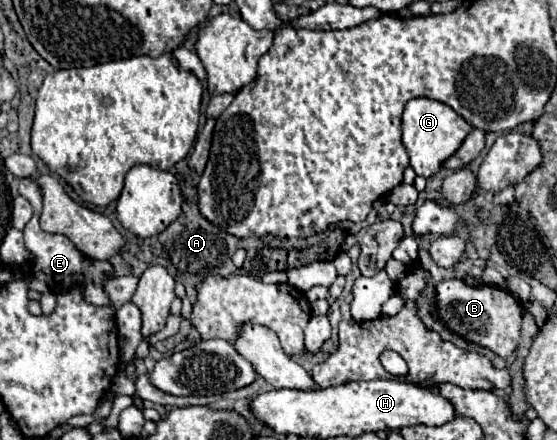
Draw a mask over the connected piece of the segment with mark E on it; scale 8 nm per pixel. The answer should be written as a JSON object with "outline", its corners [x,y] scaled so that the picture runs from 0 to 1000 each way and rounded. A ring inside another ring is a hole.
{"outline":[[[39,405],[36,409],[36,441],[57,464],[57,500],[47,509],[43,518],[43,550],[47,550],[47,564],[61,577],[61,591],[50,595],[54,605],[54,618],[61,627],[72,627],[75,636],[83,636],[97,659],[108,659],[115,650],[126,650],[133,636],[140,636],[144,645],[151,645],[151,673],[154,673],[154,686],[162,691],[172,691],[172,695],[190,695],[197,691],[197,682],[190,677],[190,668],[183,664],[183,645],[201,627],[201,605],[194,595],[183,595],[183,591],[165,591],[165,586],[154,586],[118,536],[111,532],[86,532],[79,527],[72,514],[68,514],[68,495],[72,495],[72,477],[75,477],[75,445],[72,445],[72,432],[68,423],[61,418],[57,405]]]}

